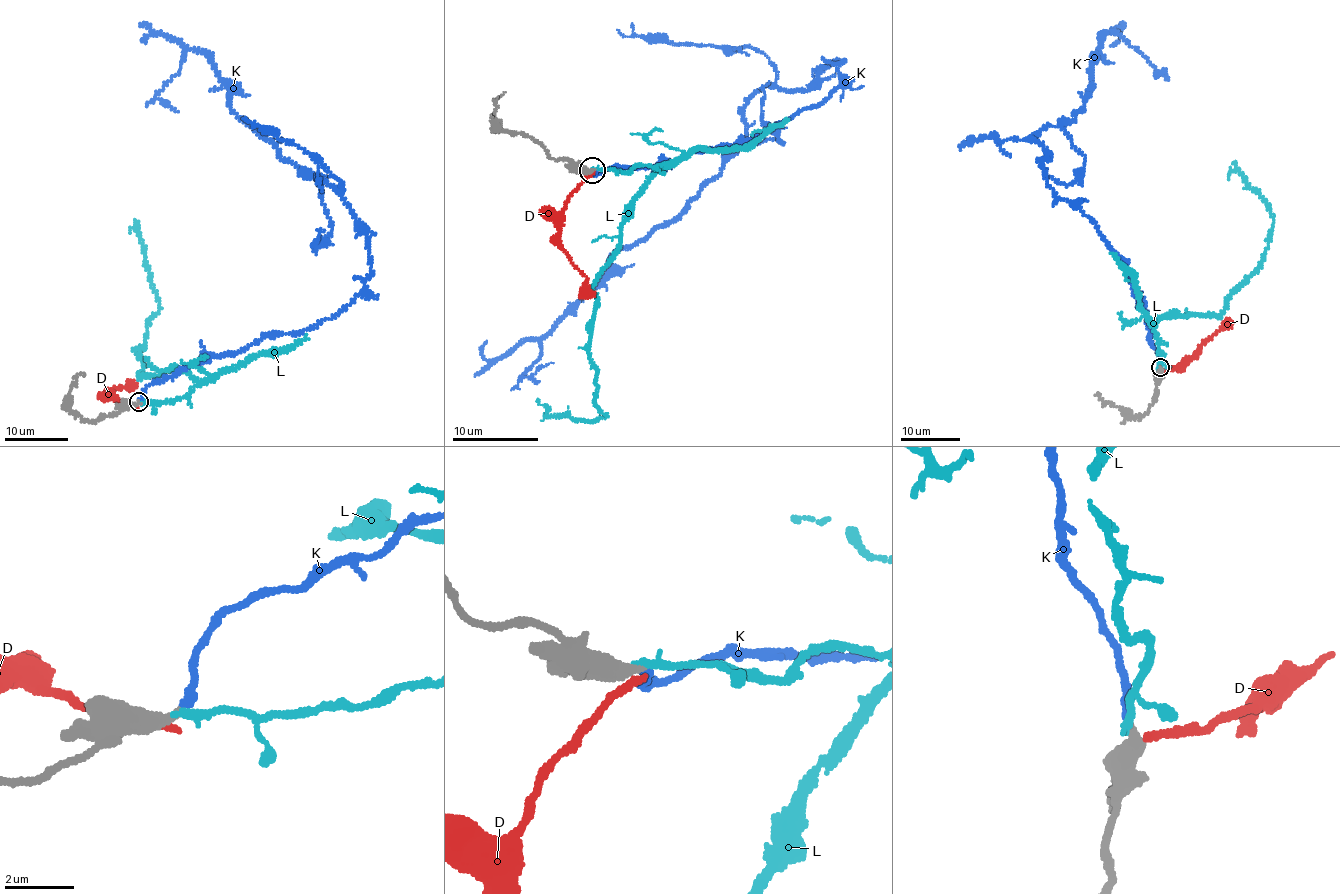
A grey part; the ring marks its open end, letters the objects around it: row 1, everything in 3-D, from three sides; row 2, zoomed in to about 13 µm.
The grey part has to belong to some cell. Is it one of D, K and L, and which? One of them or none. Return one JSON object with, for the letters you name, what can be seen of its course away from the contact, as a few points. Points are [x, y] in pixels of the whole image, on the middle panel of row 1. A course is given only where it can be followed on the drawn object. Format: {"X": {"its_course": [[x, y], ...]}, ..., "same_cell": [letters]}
{"K": {"its_course": [[593, 170], [740, 145], [840, 62], [761, 87], [718, 173], [521, 376], [553, 362]]}, "same_cell": ["K"]}

